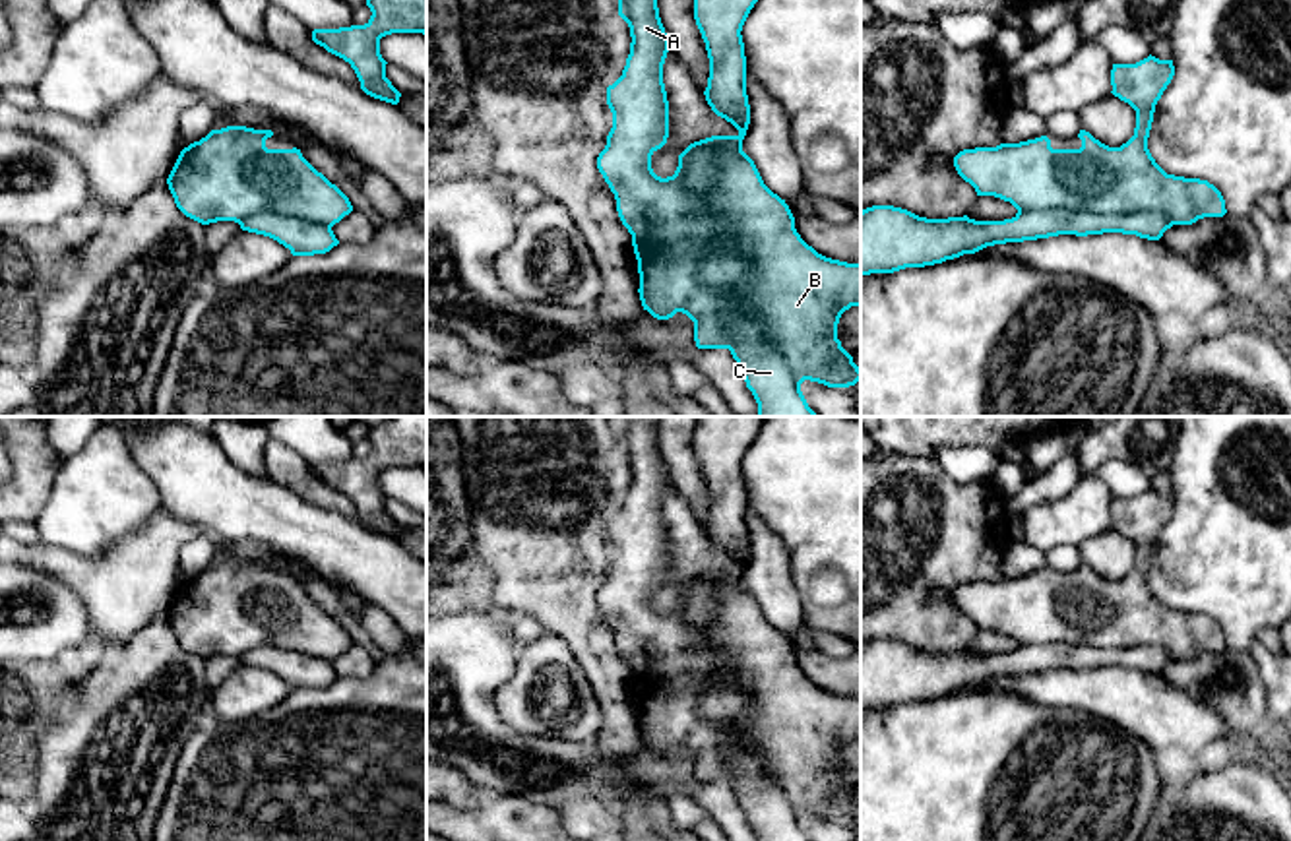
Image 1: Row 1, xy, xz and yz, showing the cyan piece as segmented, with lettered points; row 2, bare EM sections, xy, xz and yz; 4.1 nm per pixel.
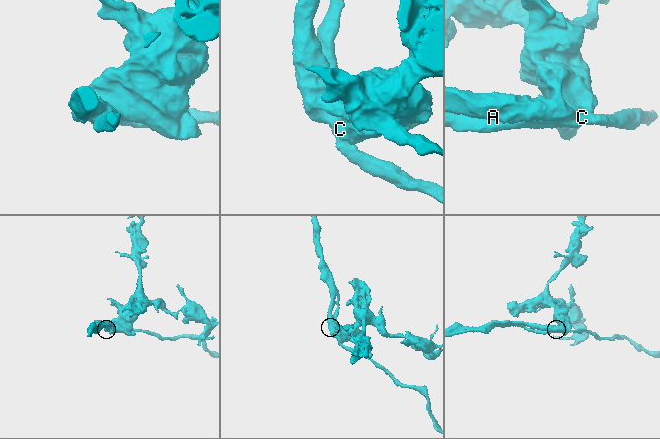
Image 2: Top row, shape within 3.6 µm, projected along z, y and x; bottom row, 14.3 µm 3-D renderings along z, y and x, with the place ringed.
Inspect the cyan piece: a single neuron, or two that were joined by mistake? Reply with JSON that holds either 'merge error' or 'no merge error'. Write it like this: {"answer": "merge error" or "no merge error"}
{"answer": "no merge error"}

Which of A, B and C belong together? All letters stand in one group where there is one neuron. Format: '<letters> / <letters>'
A B C

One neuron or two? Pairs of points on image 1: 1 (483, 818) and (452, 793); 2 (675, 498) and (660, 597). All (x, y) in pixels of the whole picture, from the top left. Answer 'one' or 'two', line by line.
1: two
2: one

